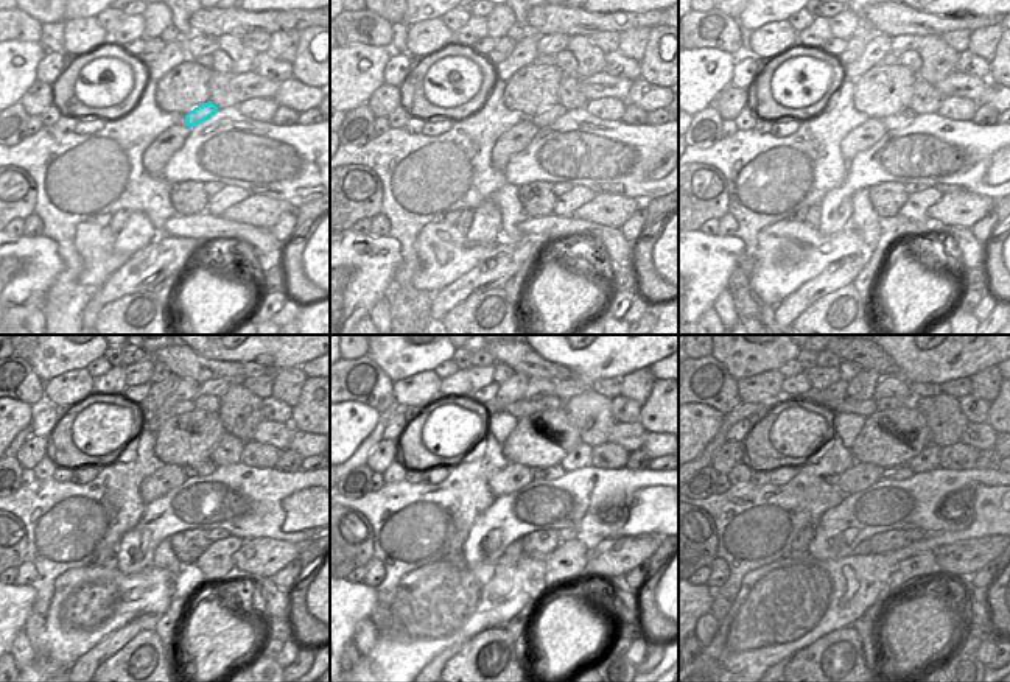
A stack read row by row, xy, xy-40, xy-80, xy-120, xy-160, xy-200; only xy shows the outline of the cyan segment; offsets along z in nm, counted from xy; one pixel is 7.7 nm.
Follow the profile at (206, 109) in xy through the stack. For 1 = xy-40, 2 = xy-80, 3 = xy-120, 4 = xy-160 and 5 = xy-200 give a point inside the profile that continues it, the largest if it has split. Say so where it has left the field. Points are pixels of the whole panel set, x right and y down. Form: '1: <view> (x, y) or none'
1: xy-40 (543, 119)
2: xy-80 (903, 119)
3: xy-120 (206, 467)
4: xy-160 (554, 472)
5: xy-200 (898, 472)

